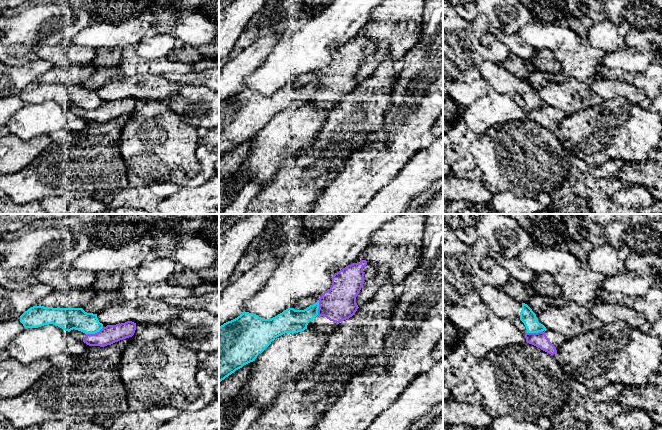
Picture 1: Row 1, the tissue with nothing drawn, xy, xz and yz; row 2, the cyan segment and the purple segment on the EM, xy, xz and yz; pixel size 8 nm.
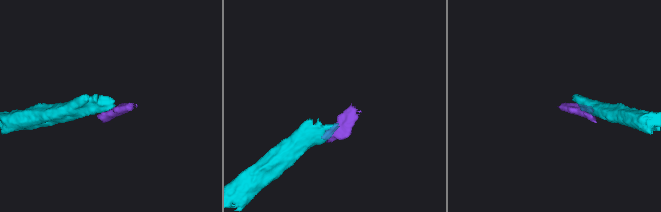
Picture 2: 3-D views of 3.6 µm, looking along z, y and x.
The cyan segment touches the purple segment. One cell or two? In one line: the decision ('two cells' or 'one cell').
two cells

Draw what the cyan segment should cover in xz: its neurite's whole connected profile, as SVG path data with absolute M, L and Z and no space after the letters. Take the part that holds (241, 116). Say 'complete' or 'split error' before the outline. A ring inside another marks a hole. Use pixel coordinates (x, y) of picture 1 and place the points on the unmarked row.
complete; M319 76L304 86L288 84L271 95L243 88L219 103L219 158L255 137L277 113L298 109L318 91Z

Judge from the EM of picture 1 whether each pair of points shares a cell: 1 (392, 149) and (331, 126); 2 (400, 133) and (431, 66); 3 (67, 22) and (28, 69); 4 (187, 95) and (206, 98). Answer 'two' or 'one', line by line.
1: two
2: one
3: two
4: one

